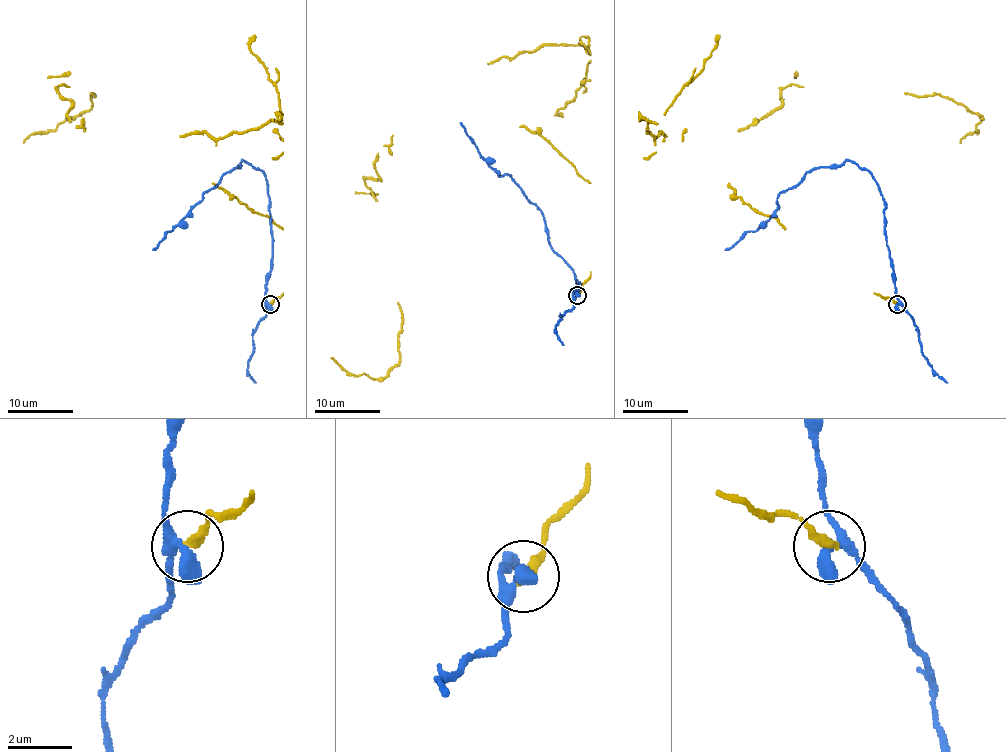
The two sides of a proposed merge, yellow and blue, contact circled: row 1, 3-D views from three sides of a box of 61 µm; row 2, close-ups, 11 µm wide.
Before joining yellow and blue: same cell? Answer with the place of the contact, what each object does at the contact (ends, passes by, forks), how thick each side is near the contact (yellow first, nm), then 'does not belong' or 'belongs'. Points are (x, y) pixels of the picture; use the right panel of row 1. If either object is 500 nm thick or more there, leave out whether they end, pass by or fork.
at (897, 304); yellow ends there; blue passes by; 320 nm thick on the yellow side, 400 nm on the other; does not belong

